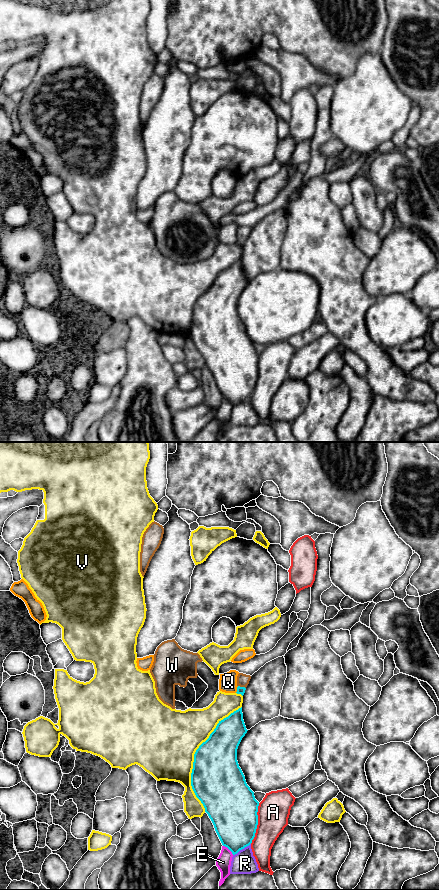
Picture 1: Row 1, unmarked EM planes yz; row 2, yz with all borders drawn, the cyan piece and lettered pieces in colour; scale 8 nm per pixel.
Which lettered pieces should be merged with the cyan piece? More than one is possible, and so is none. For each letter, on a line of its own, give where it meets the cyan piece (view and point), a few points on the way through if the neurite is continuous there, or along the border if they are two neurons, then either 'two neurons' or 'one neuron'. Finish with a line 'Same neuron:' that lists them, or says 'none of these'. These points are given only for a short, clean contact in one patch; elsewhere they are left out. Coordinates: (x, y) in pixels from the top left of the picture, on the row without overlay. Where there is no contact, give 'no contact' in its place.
A: contact yz (257, 375); two neurons
E: contact yz (228, 400); two neurons
Q: contact yz (237, 241); two neurons
R: contact yz (241, 401); two neurons
V: contact yz (194, 308); two neurons
W: contact yz (242, 239); way yz (240, 242), (242, 239), (243, 232); one neuron
Same neuron: W

